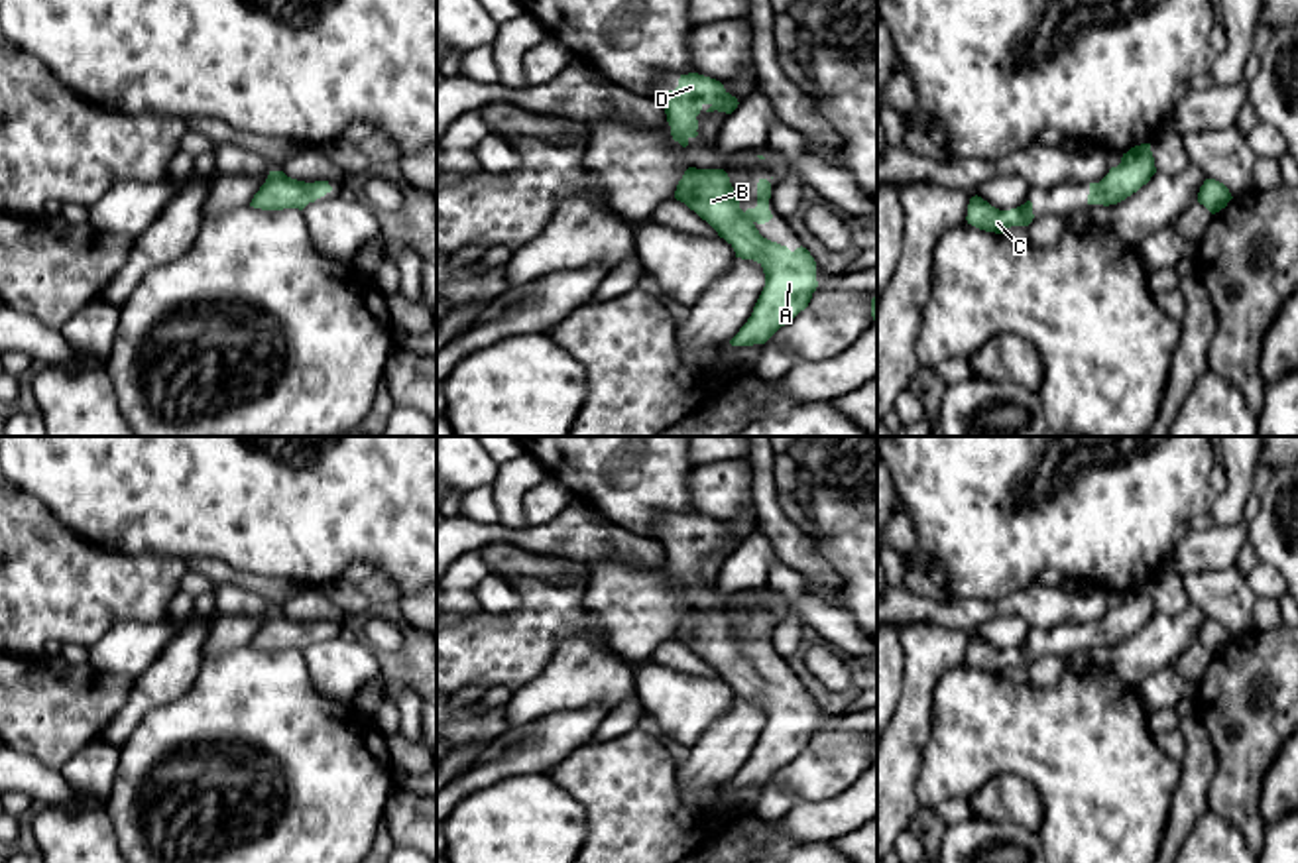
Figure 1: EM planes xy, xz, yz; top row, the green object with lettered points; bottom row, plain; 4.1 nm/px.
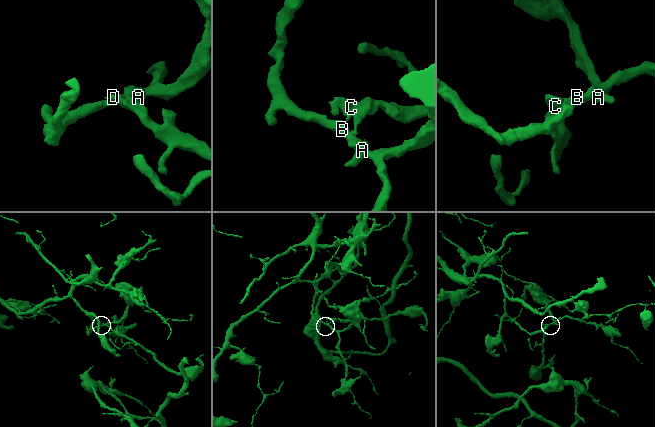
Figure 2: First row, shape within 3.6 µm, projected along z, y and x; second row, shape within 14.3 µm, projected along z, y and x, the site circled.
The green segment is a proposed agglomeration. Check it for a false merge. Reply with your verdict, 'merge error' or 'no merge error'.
no merge error

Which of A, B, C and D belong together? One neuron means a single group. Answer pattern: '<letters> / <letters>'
A B C D

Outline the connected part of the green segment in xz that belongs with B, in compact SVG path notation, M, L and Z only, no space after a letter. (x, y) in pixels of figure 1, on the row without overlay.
M688 607L677 625L675 639L706 661L736 692L763 708L765 727L751 757L730 780L732 786L765 784L781 767L804 751L818 727L816 702L806 688L791 692L759 674L757 664L773 659L771 623L759 619L757 647L739 649L724 609Z

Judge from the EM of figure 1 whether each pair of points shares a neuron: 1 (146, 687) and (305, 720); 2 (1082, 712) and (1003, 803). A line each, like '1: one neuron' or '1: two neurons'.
1: two neurons
2: two neurons

